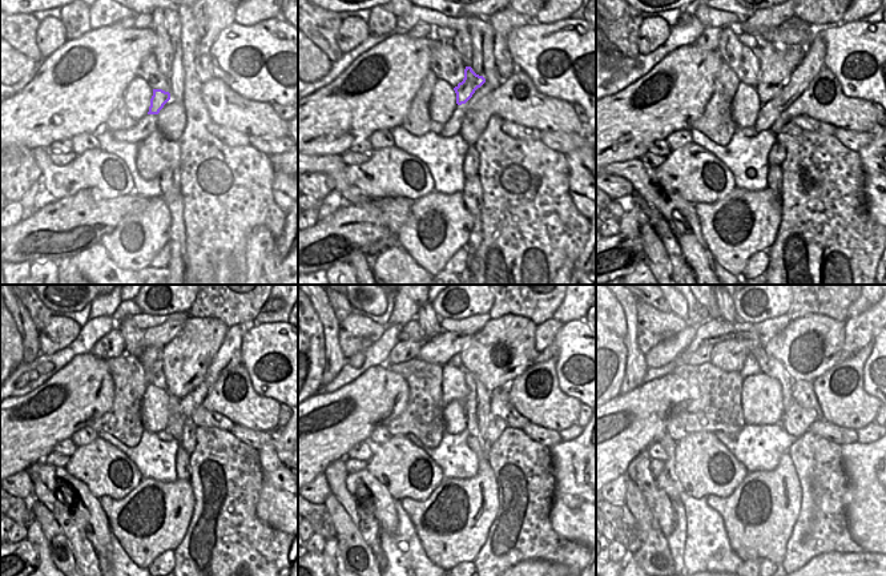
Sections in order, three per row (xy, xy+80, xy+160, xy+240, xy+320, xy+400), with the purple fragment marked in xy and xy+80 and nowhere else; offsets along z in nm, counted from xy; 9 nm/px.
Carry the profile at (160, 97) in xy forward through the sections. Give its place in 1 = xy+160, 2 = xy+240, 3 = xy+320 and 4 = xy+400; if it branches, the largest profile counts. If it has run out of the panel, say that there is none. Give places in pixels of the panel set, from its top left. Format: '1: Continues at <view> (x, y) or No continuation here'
1: Continues at xy+160 (777, 61)
2: Continues at xy+240 (184, 362)
3: Continues at xy+320 (506, 347)
4: Continues at xy+400 (809, 346).

